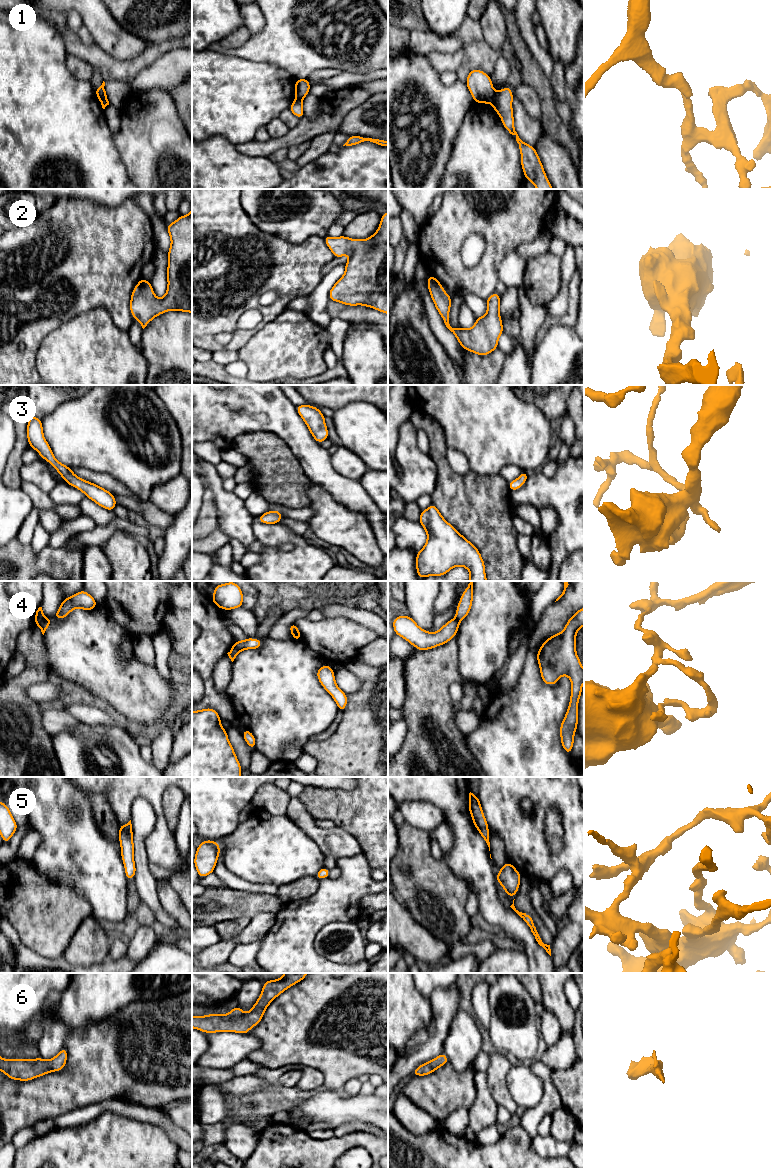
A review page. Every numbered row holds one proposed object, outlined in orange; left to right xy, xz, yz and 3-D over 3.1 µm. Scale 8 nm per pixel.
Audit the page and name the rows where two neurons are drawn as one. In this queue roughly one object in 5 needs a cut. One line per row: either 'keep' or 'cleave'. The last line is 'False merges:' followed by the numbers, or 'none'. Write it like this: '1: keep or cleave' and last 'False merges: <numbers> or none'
1: cleave
2: keep
3: keep
4: cleave
5: keep
6: keep
False merges: 1, 4

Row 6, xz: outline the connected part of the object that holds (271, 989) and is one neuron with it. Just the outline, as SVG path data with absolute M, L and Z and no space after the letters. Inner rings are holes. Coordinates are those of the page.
M284 973L281 979L268 980L263 983L263 989L257 1002L247 1014L237 1006L230 1010L227 1015L209 1014L201 1017L192 1016L192 1028L198 1029L204 1033L237 1032L240 1034L247 1034L253 1026L257 1026L261 1022L263 1014L269 1004L292 985L302 981L307 974L308 973Z

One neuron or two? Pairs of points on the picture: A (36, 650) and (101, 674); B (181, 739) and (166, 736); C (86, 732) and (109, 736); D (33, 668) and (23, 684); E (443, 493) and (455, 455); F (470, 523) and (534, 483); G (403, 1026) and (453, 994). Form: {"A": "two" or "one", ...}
{"A": "two", "B": "two", "C": "one", "D": "one", "E": "two", "F": "two", "G": "two"}

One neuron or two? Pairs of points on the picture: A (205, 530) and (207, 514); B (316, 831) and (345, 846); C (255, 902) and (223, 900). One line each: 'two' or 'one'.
A: one
B: one
C: one

